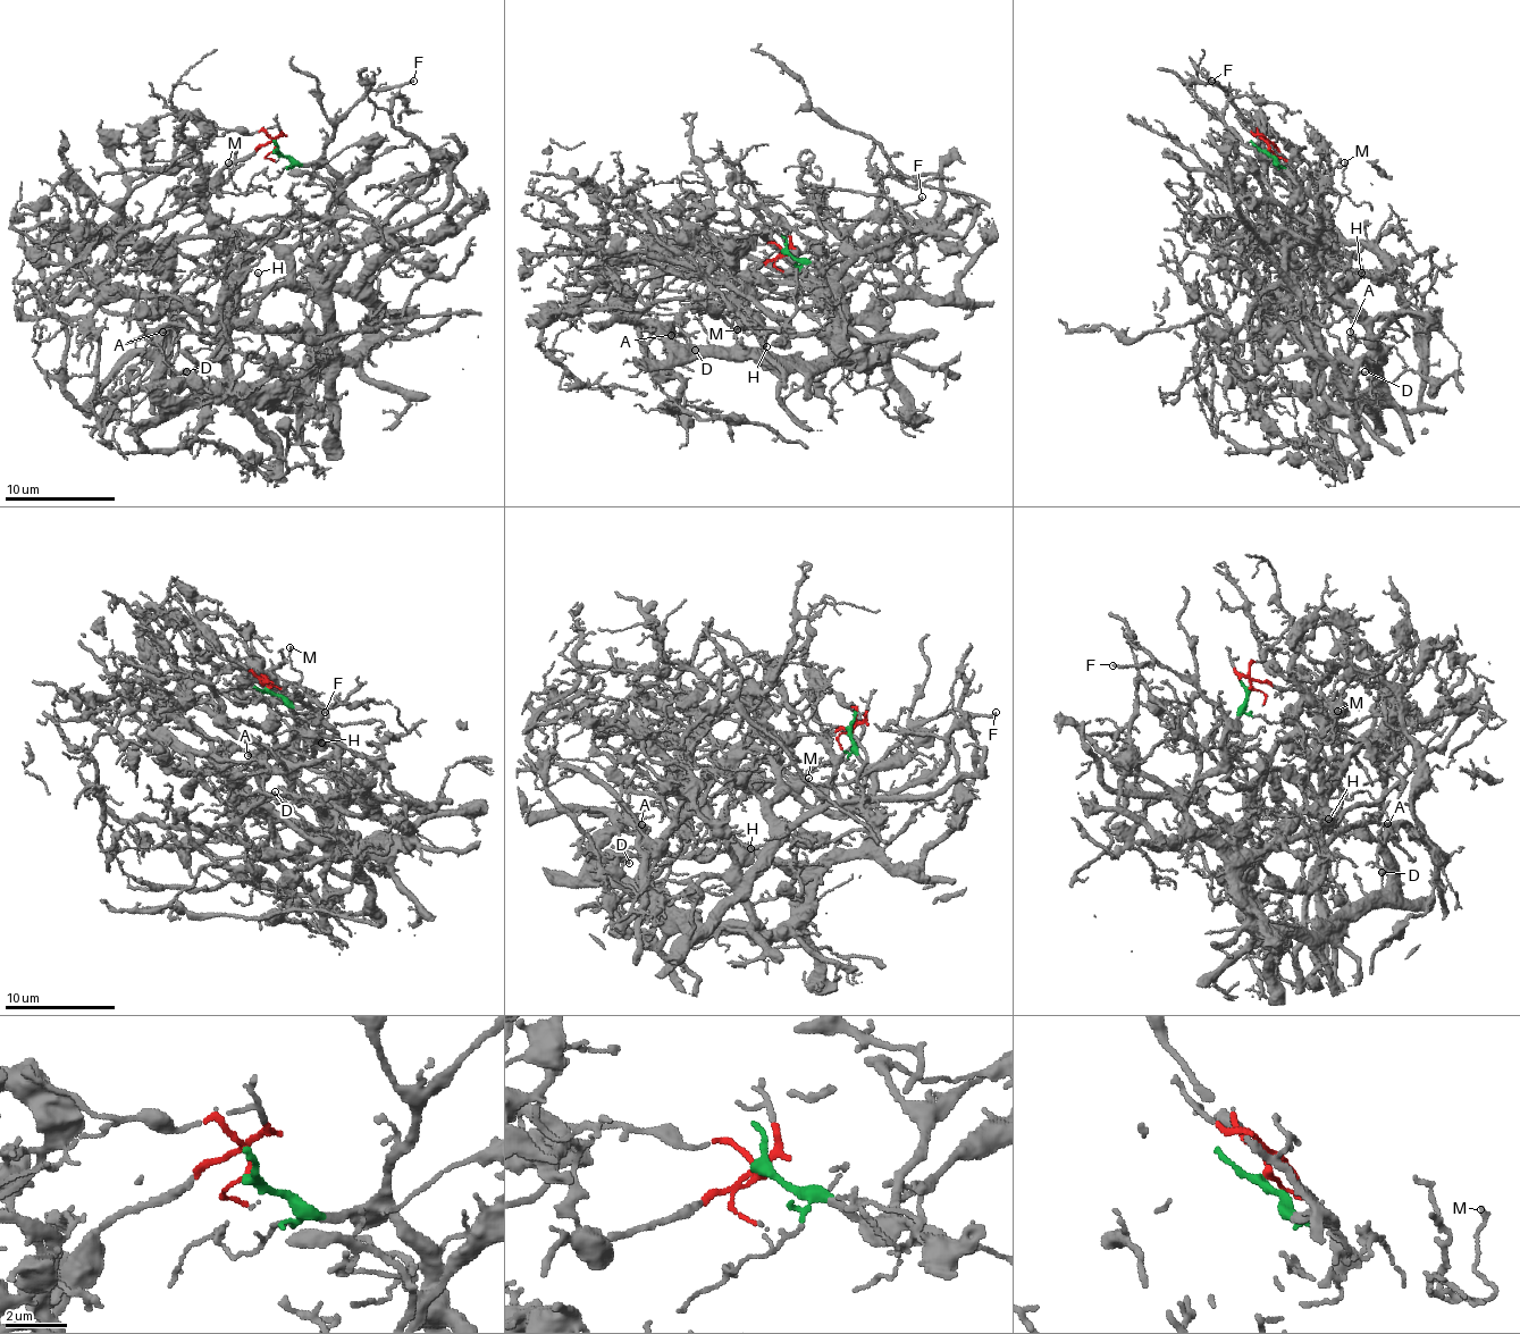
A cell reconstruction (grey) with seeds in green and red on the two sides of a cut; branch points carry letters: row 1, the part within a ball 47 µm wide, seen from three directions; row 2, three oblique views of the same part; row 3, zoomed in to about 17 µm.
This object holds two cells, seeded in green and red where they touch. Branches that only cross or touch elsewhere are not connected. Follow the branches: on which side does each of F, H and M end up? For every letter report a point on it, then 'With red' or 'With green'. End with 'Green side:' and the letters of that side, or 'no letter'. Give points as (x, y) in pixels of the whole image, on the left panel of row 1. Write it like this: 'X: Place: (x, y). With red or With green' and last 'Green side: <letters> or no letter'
F: Place: (413, 81). With green
H: Place: (258, 273). With red
M: Place: (228, 162). With red
Green side: F

